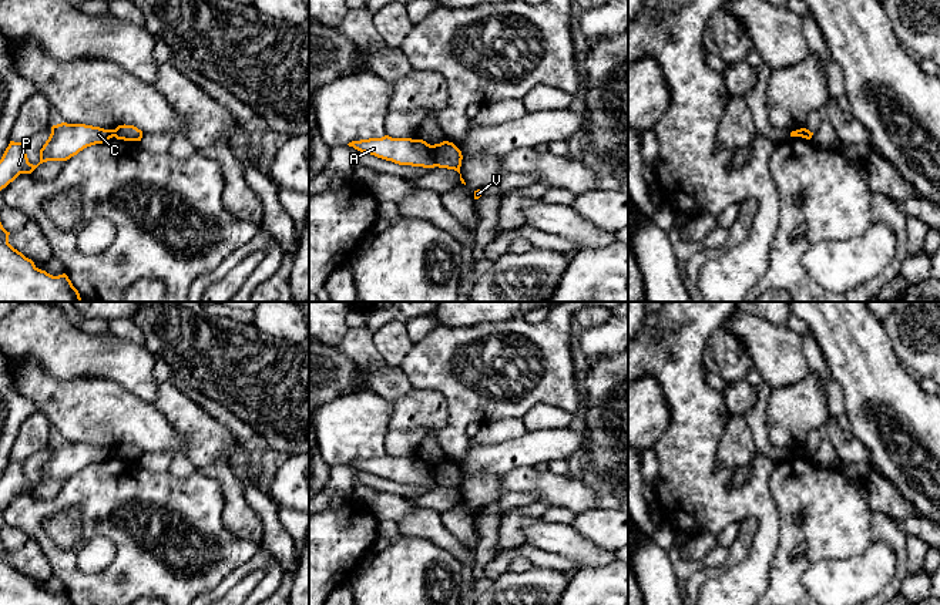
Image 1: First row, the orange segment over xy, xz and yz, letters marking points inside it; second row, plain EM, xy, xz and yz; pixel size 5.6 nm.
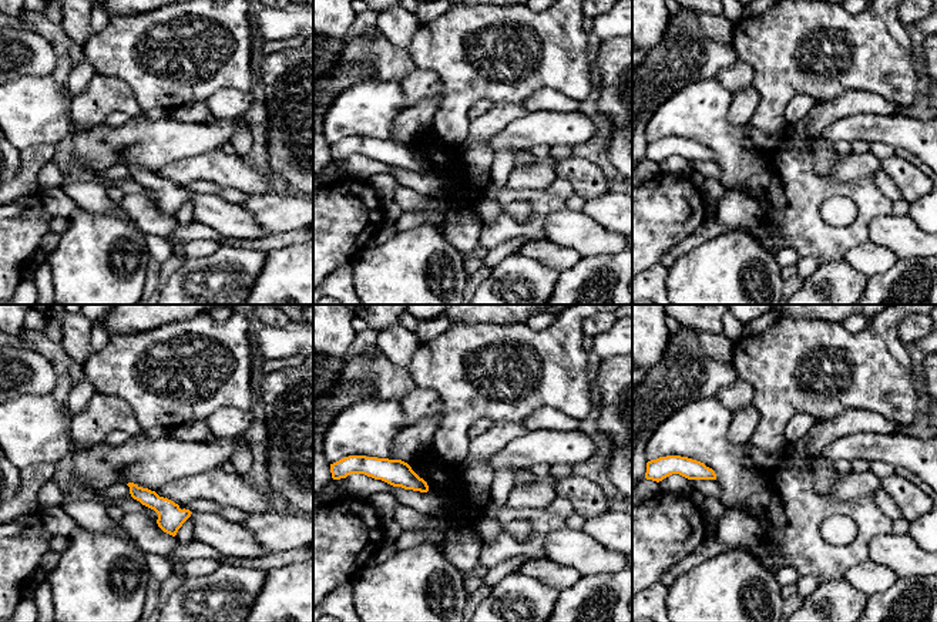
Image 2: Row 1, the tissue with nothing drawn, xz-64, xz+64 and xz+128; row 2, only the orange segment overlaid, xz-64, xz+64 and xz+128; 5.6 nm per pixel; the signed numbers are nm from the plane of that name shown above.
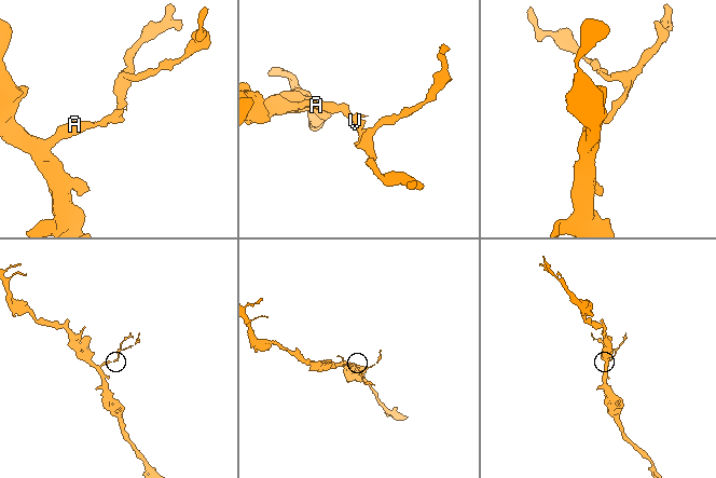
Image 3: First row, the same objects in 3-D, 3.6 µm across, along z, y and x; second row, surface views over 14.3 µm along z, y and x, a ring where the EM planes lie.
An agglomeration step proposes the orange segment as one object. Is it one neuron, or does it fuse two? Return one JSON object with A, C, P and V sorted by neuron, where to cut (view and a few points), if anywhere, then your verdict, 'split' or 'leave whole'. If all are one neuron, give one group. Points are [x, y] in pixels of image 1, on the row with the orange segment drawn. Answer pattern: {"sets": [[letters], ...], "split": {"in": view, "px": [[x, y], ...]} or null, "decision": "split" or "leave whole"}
{"sets": [["A", "C", "P"], ["V"]], "split": {"in": "xz", "px": [[430, 145], [435, 165]]}, "decision": "split"}

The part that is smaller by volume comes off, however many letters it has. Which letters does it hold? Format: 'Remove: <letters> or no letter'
Remove: V

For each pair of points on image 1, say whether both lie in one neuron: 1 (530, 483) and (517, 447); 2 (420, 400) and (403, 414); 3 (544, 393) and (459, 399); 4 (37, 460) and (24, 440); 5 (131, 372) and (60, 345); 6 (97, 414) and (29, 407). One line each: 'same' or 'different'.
1: different
2: same
3: same
4: different
5: same
6: different

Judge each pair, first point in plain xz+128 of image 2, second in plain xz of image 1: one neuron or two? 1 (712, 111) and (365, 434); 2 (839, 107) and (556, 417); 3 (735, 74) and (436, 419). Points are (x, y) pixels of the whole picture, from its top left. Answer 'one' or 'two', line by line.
1: one
2: one
3: one

